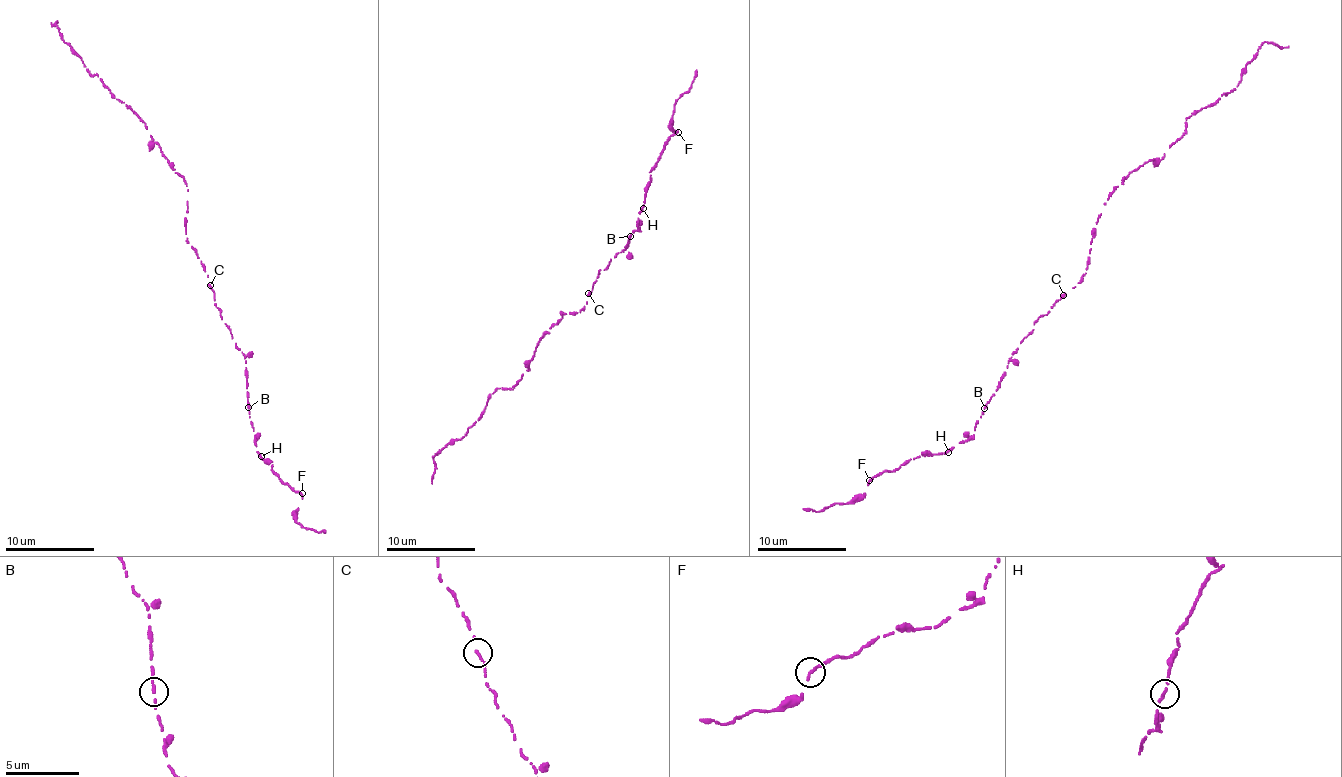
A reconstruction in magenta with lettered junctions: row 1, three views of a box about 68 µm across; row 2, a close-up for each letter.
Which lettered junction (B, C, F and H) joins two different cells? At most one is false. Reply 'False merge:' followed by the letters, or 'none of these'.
False merge: none of these

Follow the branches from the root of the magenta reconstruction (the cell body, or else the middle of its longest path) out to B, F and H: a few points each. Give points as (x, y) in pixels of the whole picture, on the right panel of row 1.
B: (1063, 295), (1033, 324), (1034, 329), (1009, 359), (1000, 386), (984, 408)
F: (1063, 295), (1033, 324), (1009, 359), (974, 435), (941, 454), (922, 454), (869, 480)
H: (1063, 295), (1033, 324), (1034, 329), (1009, 359), (1000, 386), (984, 408), (974, 435), (958, 442), (948, 452)

